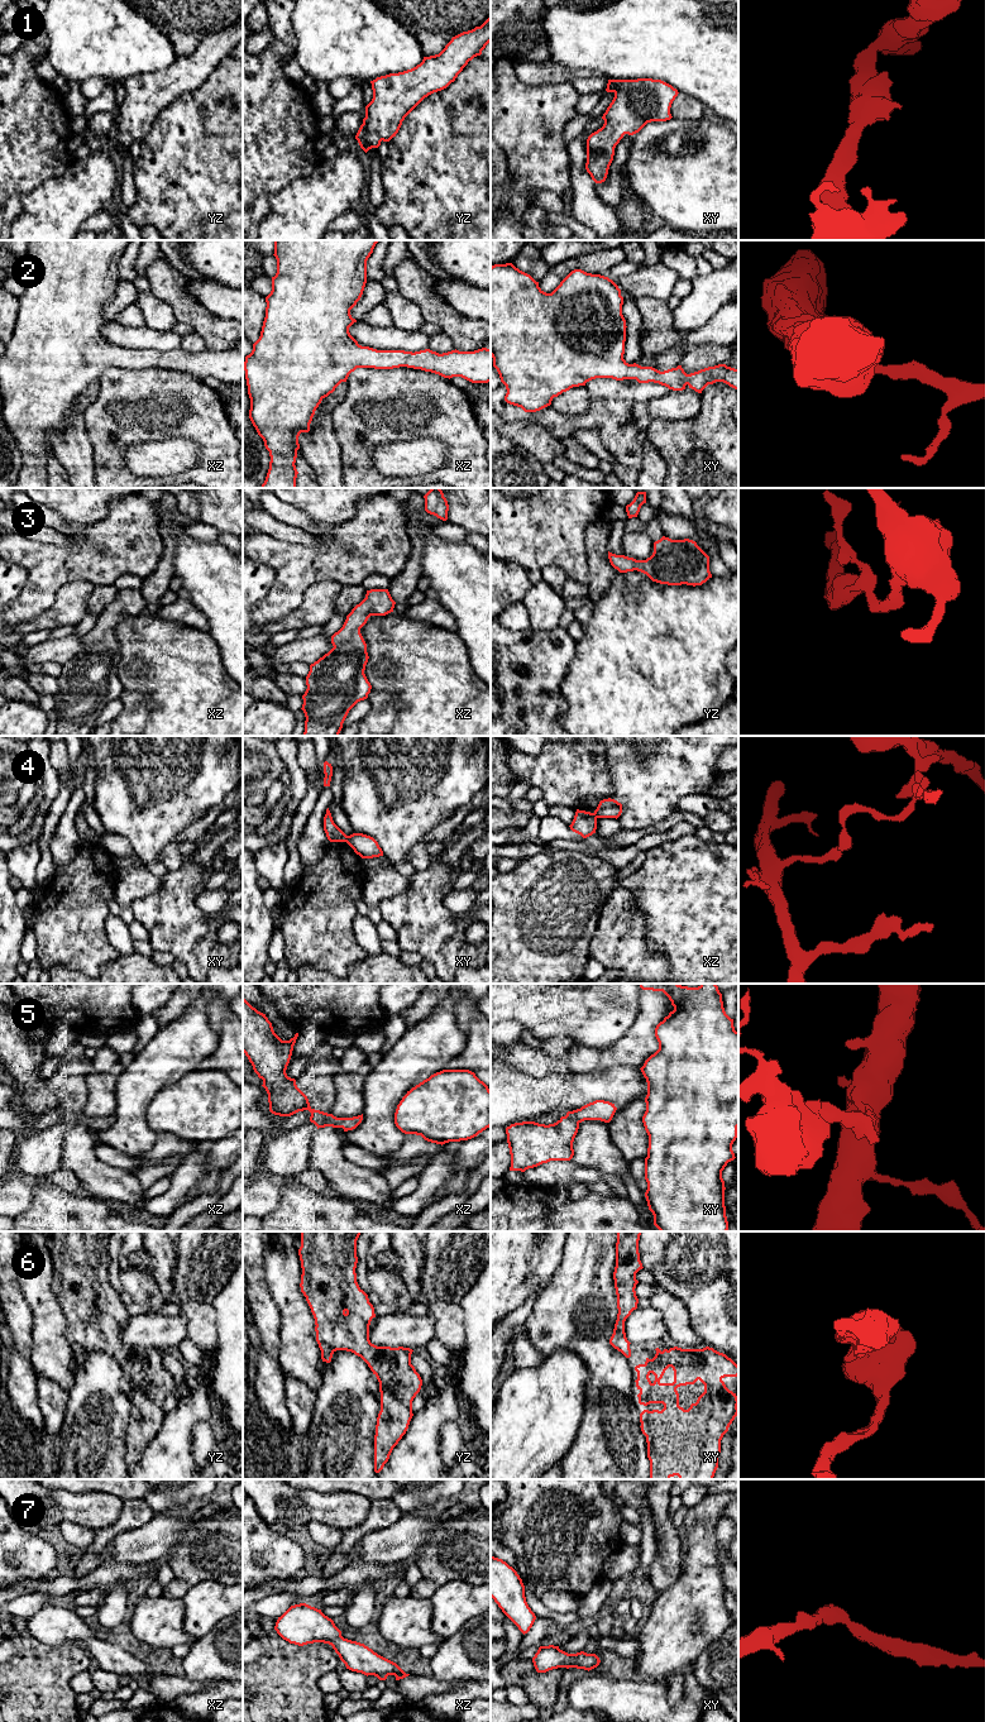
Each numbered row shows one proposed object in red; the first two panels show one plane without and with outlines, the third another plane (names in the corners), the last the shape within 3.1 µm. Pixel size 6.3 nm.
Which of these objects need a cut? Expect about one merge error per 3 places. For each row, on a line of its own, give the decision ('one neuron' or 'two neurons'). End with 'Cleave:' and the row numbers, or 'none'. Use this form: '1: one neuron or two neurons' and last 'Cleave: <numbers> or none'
1: one neuron
2: one neuron
3: one neuron
4: two neurons
5: two neurons
6: one neuron
7: one neuron
Cleave: 4, 5

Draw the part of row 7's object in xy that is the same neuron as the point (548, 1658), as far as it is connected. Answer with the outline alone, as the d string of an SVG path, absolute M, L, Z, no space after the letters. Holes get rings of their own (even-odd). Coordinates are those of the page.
M549 1645L540 1646L532 1658L534 1666L537 1673L546 1673L558 1668L577 1668L592 1670L601 1663L596 1654L587 1654L584 1651L577 1654L568 1654L559 1649L559 1646Z

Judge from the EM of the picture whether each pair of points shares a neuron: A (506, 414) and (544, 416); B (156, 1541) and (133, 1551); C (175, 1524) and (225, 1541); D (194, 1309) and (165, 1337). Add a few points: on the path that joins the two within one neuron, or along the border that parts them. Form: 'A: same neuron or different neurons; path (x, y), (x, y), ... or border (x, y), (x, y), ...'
A: same neuron; path (515, 414), (535, 416)
B: same neuron; path (151, 1543), (138, 1546)
C: different neurons; border (214, 1514), (195, 1519), (171, 1553)
D: different neurons; border (182, 1314), (186, 1320), (189, 1337)

